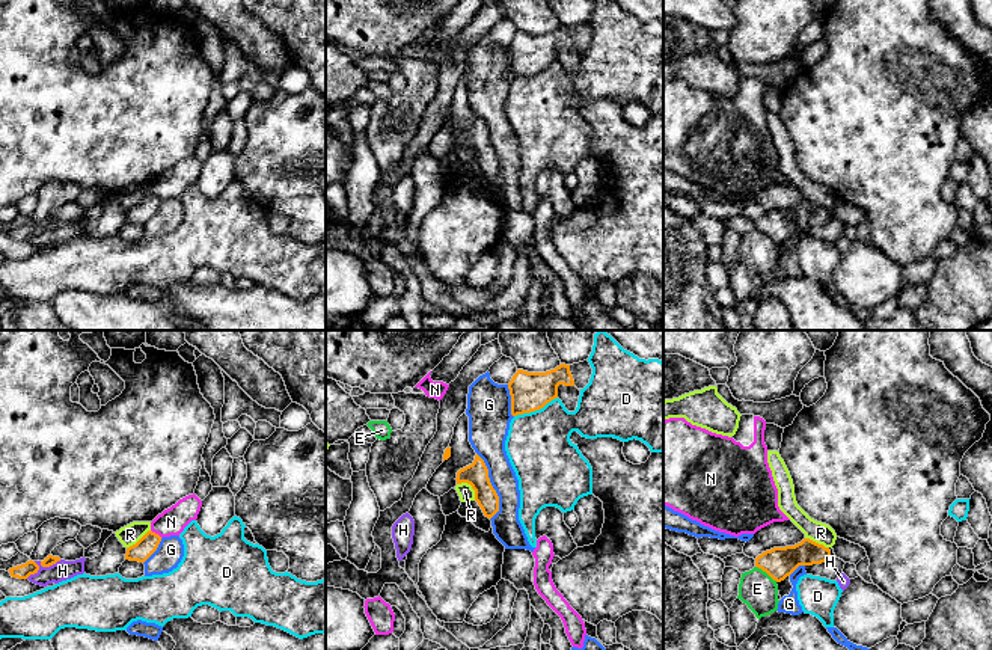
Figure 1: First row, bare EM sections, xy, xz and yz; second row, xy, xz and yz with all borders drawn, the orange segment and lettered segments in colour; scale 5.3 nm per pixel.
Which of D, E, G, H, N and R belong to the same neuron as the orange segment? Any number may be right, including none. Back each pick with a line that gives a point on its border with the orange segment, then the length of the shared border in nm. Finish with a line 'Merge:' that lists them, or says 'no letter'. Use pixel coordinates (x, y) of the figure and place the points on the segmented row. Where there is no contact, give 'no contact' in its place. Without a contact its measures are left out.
Merge: no letter

